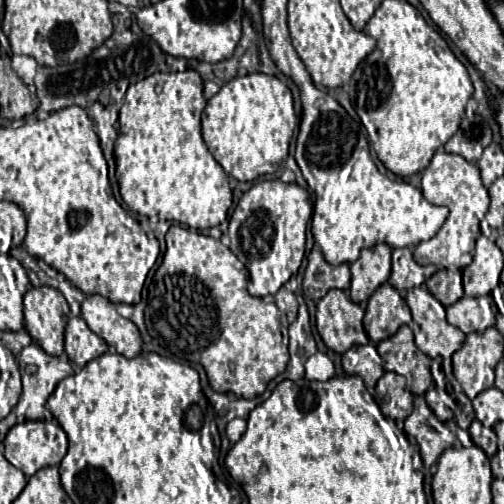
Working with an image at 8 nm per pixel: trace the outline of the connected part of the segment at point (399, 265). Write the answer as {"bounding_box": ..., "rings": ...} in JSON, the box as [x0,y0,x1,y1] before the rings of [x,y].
{"bounding_box":[389,248,434,292],"rings":[[[395,248],[392,253],[389,284],[399,292],[421,286],[434,272],[433,267],[422,266],[413,260],[411,248]]]}

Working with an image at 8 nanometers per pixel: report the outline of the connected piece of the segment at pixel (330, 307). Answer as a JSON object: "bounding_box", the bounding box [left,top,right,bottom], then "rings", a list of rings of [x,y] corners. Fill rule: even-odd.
{"bounding_box":[315,290,367,354],"rings":[[[329,290],[319,302],[317,302],[317,314],[315,314],[315,324],[317,324],[317,332],[323,338],[325,346],[337,354],[347,352],[351,346],[355,344],[367,344],[367,336],[363,334],[361,328],[363,322],[363,308],[355,302],[351,302],[351,298],[347,296],[347,292],[343,290]]]}

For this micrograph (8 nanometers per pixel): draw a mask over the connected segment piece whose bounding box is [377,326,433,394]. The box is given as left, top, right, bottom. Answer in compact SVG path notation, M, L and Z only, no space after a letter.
M401 326L397 334L379 342L377 350L383 358L383 368L405 376L407 386L413 394L425 394L427 388L433 384L430 372L431 359L417 350L409 326Z

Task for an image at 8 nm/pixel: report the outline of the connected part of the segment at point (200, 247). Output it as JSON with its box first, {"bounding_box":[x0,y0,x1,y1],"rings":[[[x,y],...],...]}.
{"bounding_box":[145,226,288,398],"rings":[[[171,226],[163,262],[155,272],[155,292],[147,298],[145,324],[153,340],[185,362],[199,362],[215,392],[233,392],[241,398],[255,398],[267,390],[267,384],[287,368],[288,347],[281,342],[279,308],[273,301],[251,296],[247,292],[247,268],[219,240],[191,232],[183,226]]]}

